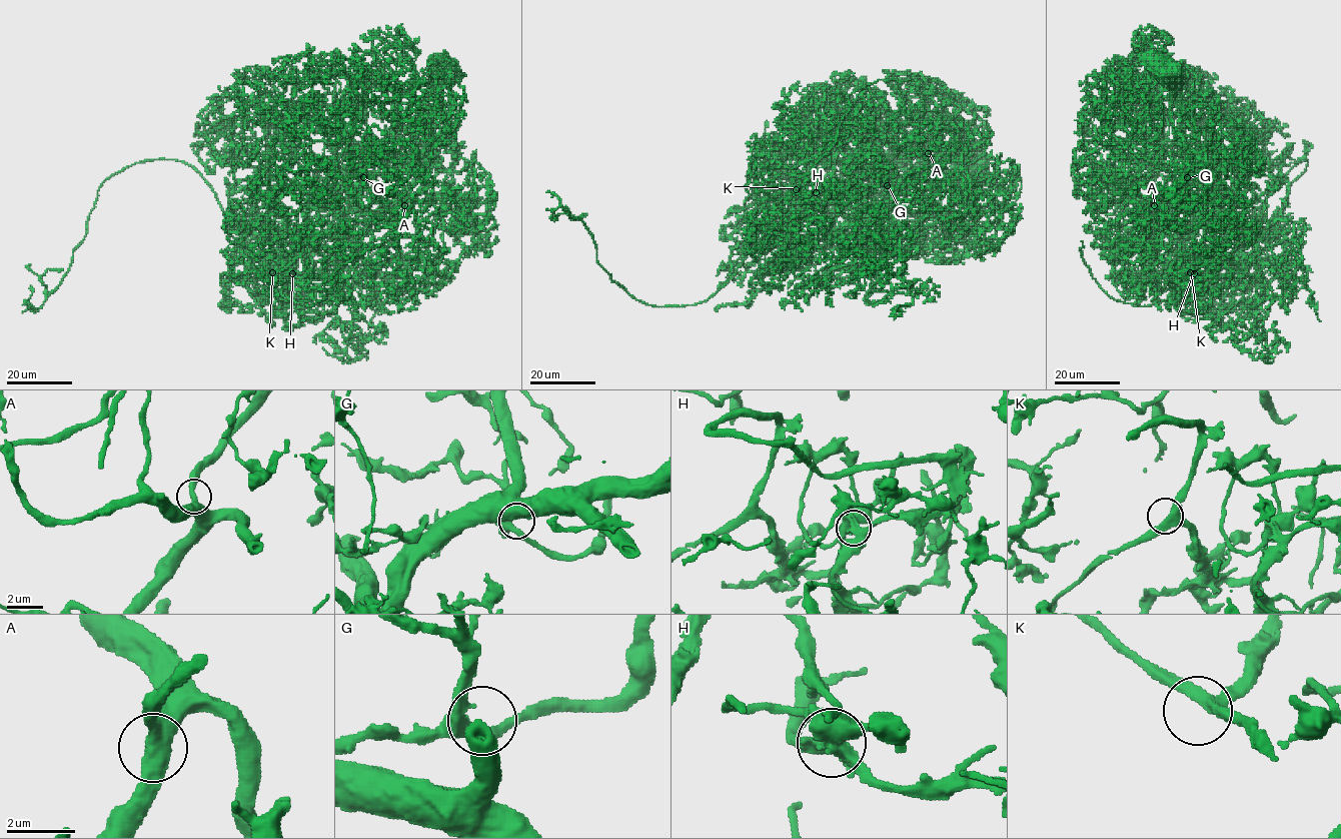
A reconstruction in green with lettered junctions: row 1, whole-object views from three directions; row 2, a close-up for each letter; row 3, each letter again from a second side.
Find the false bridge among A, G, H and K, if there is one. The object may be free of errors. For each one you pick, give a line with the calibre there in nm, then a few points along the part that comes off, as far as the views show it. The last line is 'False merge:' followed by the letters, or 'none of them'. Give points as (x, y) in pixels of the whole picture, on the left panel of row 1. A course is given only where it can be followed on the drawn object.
H: calibre 440 nm; course (292, 273), (310, 277), (266, 289), (278, 275), (199, 173), (149, 159), (102, 184), (35, 311), (30, 285)
False merge: H

